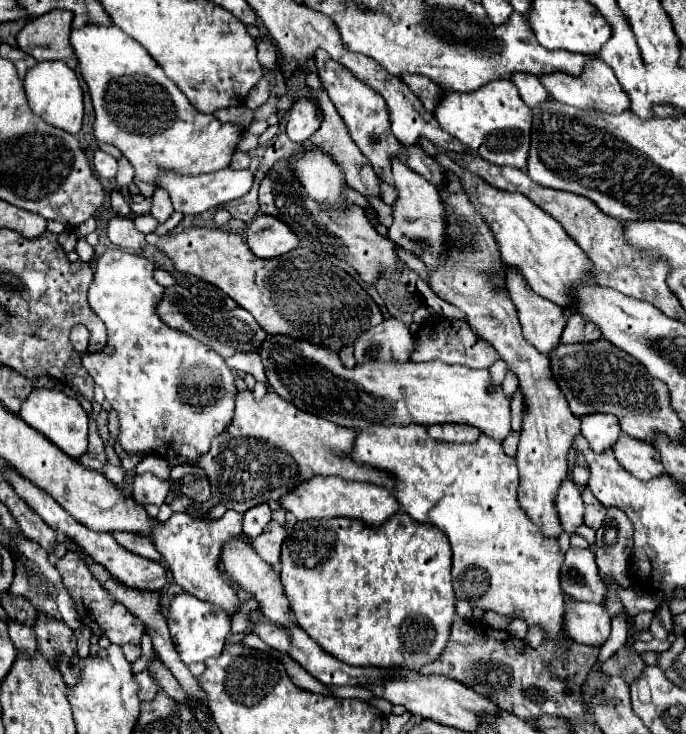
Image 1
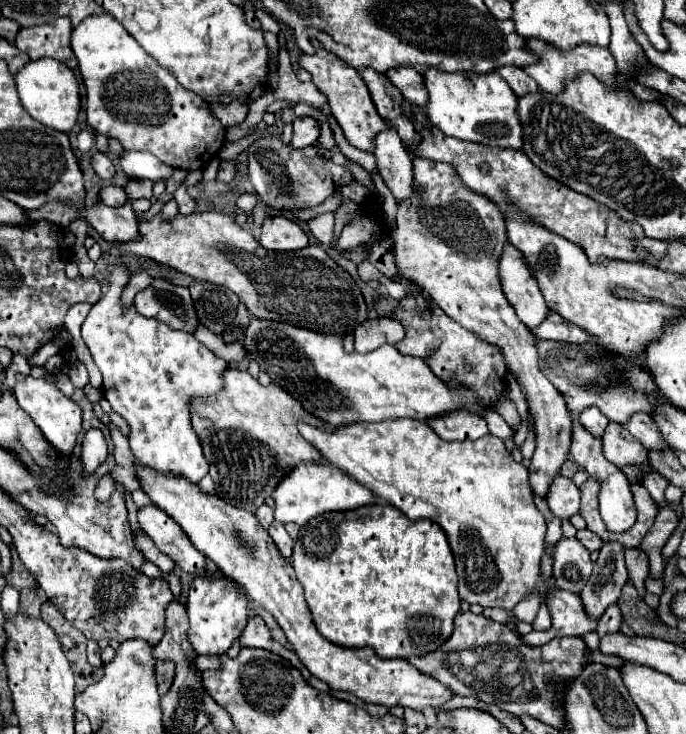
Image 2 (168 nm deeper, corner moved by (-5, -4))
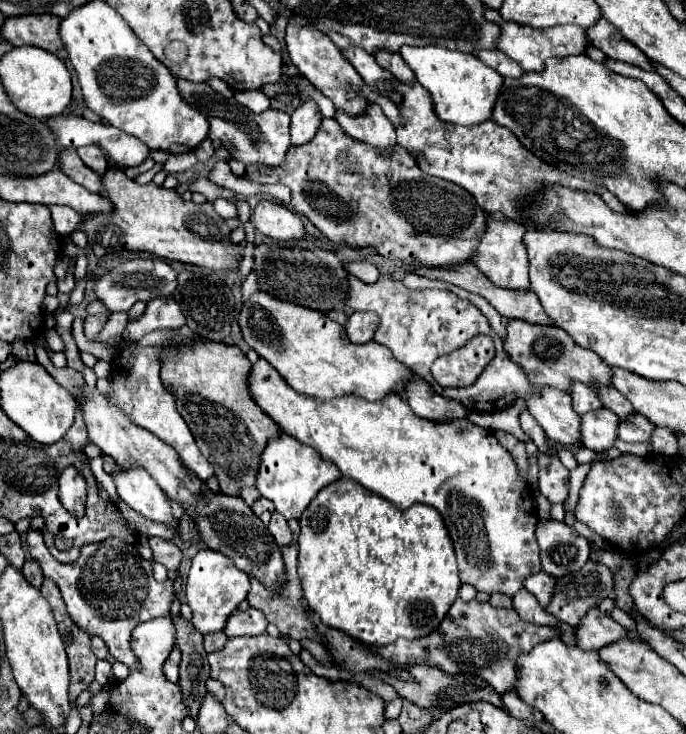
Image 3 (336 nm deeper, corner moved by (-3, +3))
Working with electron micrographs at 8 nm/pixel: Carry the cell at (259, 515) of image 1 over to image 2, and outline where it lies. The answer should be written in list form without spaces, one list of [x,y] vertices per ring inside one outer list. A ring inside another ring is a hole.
[[[261,505],[257,511],[255,511],[255,517],[257,521],[267,529],[271,523],[273,523],[273,509],[269,505]]]

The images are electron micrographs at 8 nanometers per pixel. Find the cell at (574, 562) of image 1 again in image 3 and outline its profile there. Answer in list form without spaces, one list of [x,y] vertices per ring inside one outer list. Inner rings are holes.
[[[537,520],[535,536],[541,548],[543,570],[555,578],[577,572],[591,554],[591,544],[565,522]]]

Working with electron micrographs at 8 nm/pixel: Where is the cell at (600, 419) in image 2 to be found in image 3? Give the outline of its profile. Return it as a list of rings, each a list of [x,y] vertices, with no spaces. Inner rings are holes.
[[[571,382],[571,398],[573,398],[573,410],[579,416],[585,414],[585,412],[603,408],[603,404],[599,402],[597,394],[593,392],[593,388],[583,384],[583,382]]]

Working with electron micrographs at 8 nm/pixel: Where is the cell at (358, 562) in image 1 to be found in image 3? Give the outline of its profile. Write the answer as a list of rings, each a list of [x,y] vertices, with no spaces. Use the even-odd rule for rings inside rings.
[[[343,478],[325,486],[301,516],[299,546],[299,578],[305,600],[313,612],[331,628],[337,628],[351,638],[387,646],[397,638],[421,638],[433,632],[445,618],[451,602],[459,594],[459,572],[453,552],[453,542],[441,514],[433,506],[415,504],[399,510],[391,502],[365,490],[361,484]]]

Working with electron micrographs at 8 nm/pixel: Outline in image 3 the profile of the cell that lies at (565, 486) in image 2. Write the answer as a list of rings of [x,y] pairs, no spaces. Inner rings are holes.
[[[537,454],[537,466],[539,466],[539,492],[549,502],[563,502],[569,494],[569,472],[561,464],[557,456]]]

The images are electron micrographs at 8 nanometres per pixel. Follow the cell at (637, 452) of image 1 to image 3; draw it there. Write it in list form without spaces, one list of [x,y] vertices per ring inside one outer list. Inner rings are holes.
[[[599,408],[599,410],[593,410],[591,414],[583,414],[581,428],[579,428],[583,446],[595,452],[613,448],[617,440],[617,434],[615,434],[617,424],[619,424],[619,416],[611,414],[611,410],[607,408]]]

